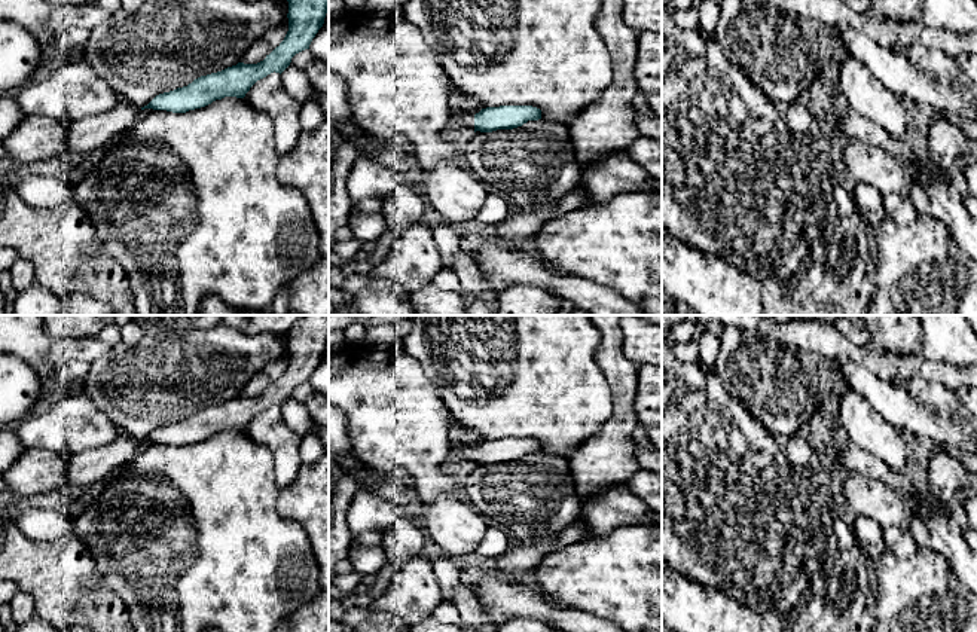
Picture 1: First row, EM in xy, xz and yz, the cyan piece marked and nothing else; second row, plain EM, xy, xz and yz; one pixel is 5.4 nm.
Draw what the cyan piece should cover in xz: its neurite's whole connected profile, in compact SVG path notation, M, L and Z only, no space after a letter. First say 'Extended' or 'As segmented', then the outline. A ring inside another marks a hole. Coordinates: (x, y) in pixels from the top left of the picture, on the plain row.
Extended. M455 437L449 440L449 464L464 468L476 464L513 462L538 452L541 452L541 443L532 439L486 440L476 448L467 446Z

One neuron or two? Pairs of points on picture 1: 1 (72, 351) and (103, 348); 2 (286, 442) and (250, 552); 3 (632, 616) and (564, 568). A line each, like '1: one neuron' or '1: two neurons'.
1: one neuron
2: two neurons
3: one neuron

